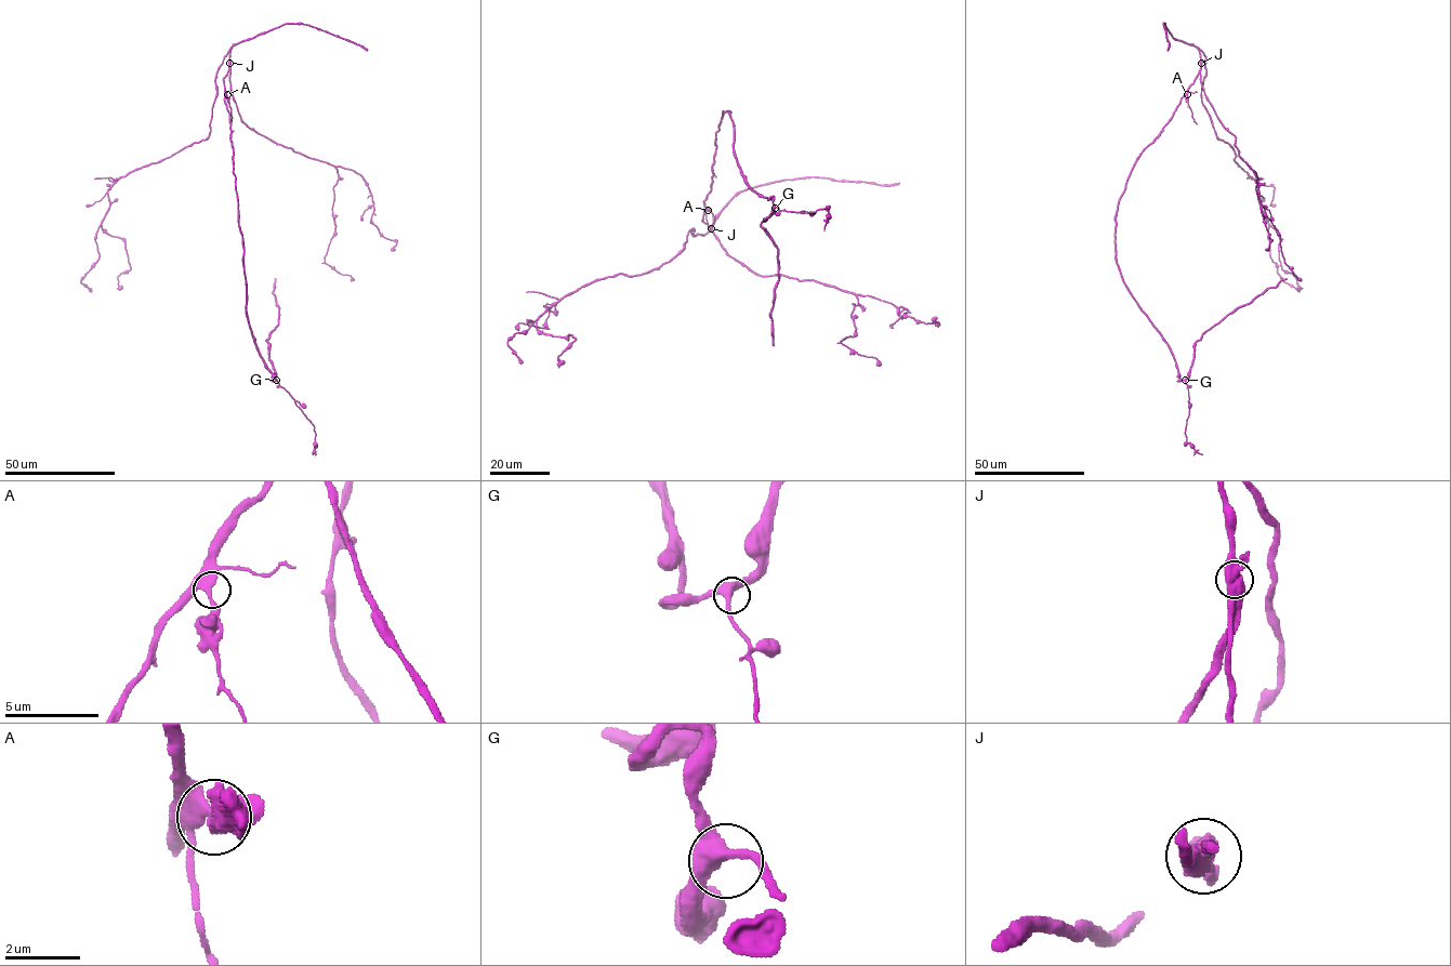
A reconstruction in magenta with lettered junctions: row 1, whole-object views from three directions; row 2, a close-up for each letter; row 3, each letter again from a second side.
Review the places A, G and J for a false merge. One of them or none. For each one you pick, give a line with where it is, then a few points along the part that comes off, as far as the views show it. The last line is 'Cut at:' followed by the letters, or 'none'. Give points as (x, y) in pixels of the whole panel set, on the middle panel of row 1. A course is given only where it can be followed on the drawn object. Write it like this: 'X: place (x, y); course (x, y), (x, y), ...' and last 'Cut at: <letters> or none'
J: place (711, 228); course (711, 228), (704, 200), (729, 111), (746, 183), (772, 197), (761, 225), (777, 249), (774, 345)
Cut at: J

